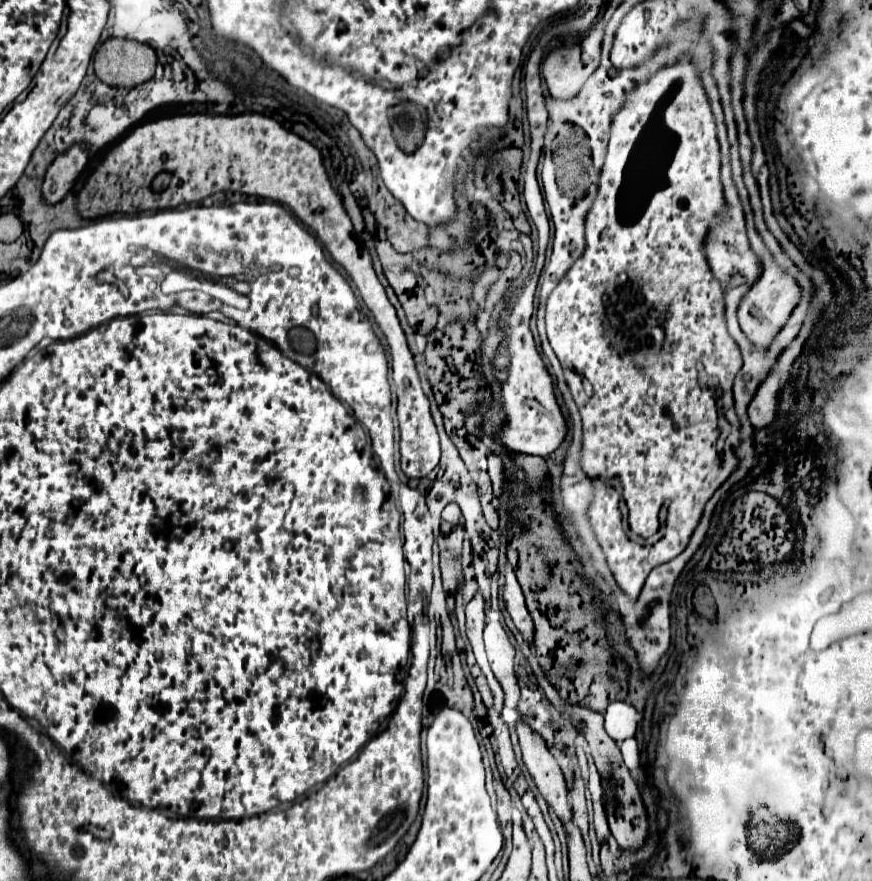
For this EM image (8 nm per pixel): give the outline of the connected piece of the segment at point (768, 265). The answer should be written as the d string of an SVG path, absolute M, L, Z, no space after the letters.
M770 258L762 260L762 274L760 278L750 286L750 290L742 296L740 300L740 308L738 308L738 324L742 328L742 332L760 348L764 348L774 336L776 332L780 330L780 326L786 322L786 318L790 316L792 308L796 306L798 302L798 286L796 282L786 276Z

